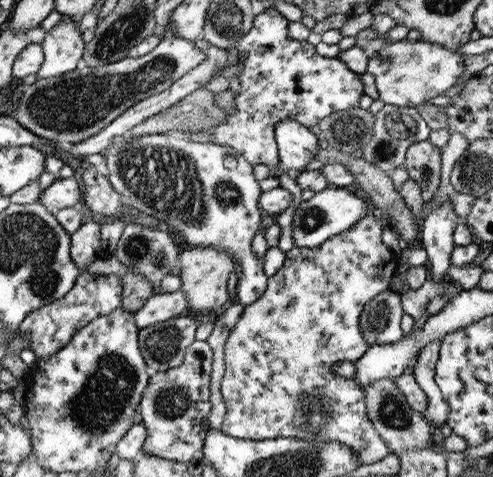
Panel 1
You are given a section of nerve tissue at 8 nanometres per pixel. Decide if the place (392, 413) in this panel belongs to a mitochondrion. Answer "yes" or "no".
yes

